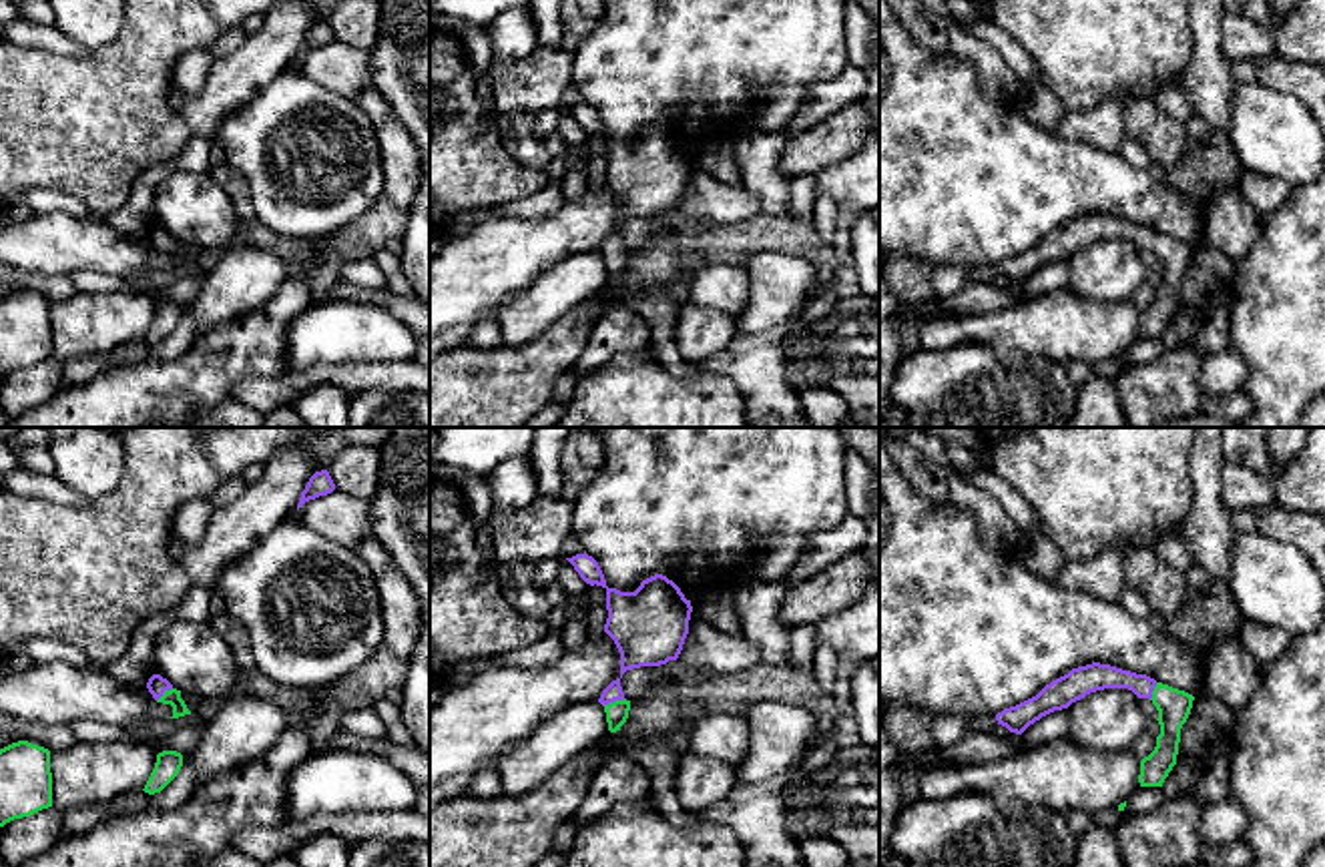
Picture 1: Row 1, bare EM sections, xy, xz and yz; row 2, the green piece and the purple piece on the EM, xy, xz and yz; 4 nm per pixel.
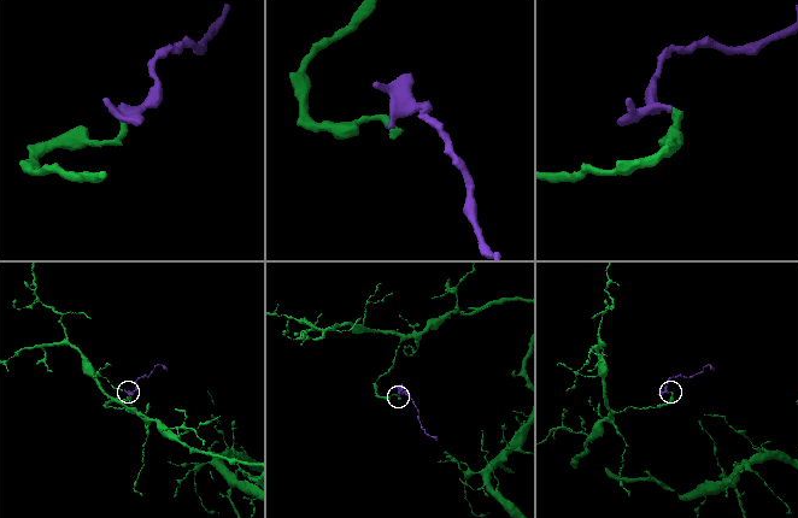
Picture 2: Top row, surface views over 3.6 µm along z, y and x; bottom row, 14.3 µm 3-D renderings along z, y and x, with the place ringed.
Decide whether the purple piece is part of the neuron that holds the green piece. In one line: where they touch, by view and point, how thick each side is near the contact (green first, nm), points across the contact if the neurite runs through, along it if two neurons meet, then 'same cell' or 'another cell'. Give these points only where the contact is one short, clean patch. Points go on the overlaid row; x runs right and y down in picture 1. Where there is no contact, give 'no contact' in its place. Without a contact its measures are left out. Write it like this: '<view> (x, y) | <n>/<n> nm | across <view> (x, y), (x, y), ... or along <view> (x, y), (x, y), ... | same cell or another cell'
xz (615, 701) | 90/180 nm | across xz (617, 713), (615, 701), (623, 667), (641, 645) | same cell

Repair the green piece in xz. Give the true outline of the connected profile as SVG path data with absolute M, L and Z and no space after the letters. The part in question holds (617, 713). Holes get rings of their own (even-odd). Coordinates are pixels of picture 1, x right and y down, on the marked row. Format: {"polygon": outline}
{"polygon": "M620 678L612 680L600 694L598 702L604 706L608 731L616 733L628 718L630 700L624 698Z"}

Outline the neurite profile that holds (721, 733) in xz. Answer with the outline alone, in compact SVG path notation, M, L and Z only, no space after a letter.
M687 690L687 706L693 710L689 733L689 753L727 761L741 769L751 747L751 731L743 712L717 706L707 708Z

